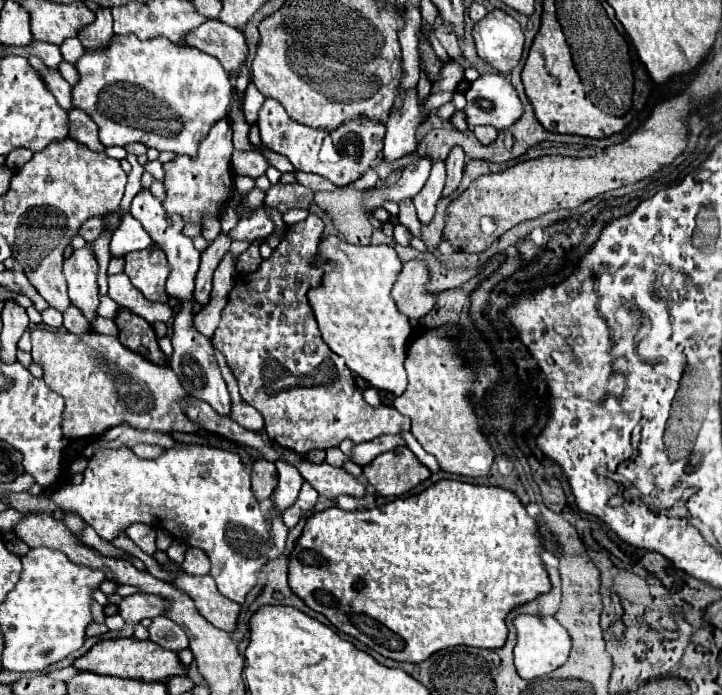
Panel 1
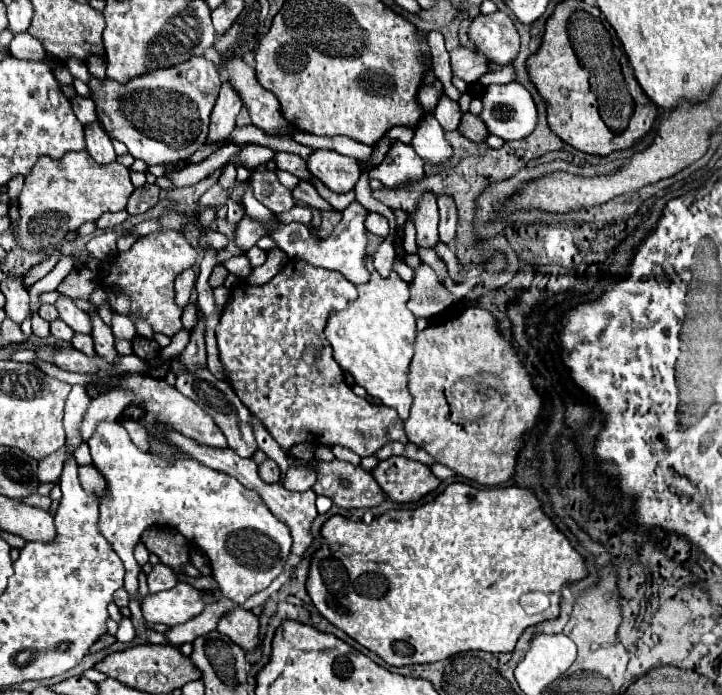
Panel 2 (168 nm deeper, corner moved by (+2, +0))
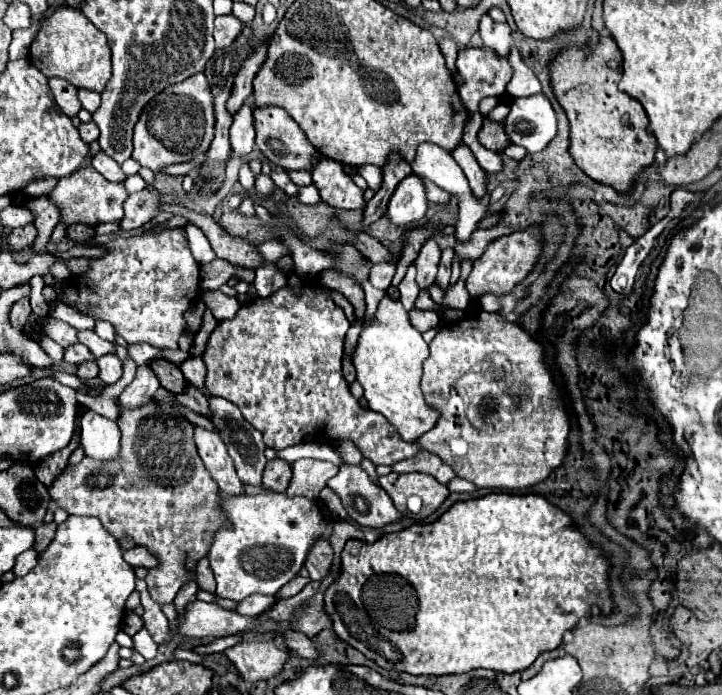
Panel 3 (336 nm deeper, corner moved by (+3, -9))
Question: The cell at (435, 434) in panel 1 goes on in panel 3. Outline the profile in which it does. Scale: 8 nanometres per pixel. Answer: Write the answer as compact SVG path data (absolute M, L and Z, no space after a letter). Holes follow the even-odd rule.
M480 311L472 319L460 319L456 323L448 323L438 329L436 337L430 343L430 357L424 363L422 393L426 405L436 409L440 417L434 429L430 429L418 439L420 447L438 455L446 465L454 469L458 477L472 481L478 489L532 487L544 481L550 475L550 471L556 469L564 459L566 437L570 427L568 427L568 417L564 413L560 395L552 383L548 365L542 359L542 347L520 325L502 319L498 313ZM504 385L506 385L506 419L502 419L502 411L498 405L498 395L504 389Z

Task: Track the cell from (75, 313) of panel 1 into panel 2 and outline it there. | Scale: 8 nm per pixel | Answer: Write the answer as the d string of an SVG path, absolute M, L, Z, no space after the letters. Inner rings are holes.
M75 334L75 338L71 340L71 346L73 346L75 350L87 354L87 356L95 356L93 340L91 340L91 336L87 336L87 334Z

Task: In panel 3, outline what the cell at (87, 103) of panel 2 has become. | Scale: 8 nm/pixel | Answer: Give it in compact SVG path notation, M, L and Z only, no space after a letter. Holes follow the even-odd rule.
M90 121L90 123L80 123L80 127L78 127L78 131L80 131L80 137L86 141L86 143L92 143L94 139L98 139L98 125L94 123L94 121Z

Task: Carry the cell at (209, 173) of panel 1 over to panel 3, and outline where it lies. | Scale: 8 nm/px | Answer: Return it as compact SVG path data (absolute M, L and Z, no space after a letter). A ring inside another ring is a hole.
M260 45L256 49L254 55L250 55L244 65L240 67L236 79L234 79L234 87L230 93L230 99L226 101L226 107L230 107L230 113L236 115L236 111L244 105L244 101L250 101L252 97L252 79L256 75L256 71L260 69L260 65L266 59L266 45Z

